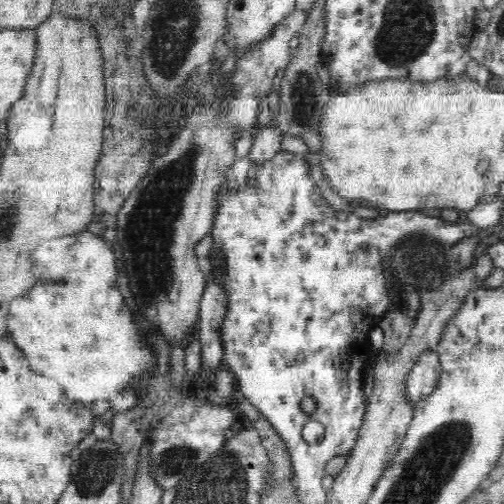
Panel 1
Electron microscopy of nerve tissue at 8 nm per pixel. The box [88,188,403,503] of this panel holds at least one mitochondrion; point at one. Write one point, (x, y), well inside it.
(175, 461)

